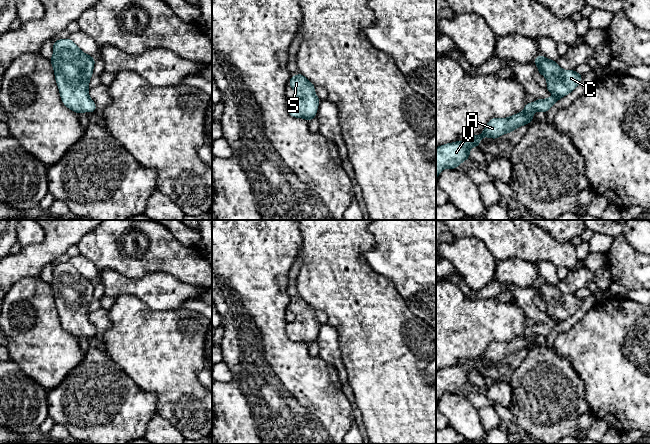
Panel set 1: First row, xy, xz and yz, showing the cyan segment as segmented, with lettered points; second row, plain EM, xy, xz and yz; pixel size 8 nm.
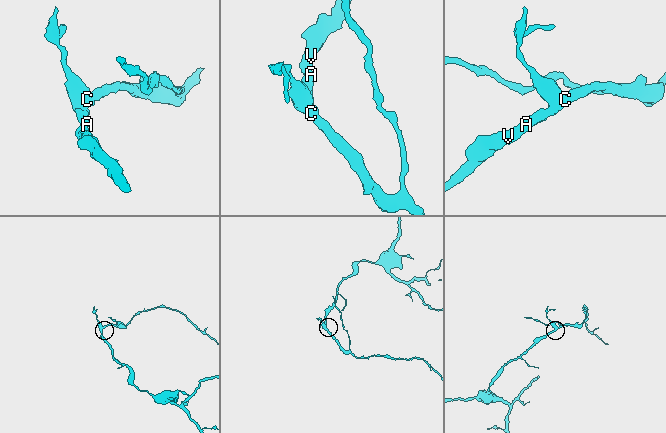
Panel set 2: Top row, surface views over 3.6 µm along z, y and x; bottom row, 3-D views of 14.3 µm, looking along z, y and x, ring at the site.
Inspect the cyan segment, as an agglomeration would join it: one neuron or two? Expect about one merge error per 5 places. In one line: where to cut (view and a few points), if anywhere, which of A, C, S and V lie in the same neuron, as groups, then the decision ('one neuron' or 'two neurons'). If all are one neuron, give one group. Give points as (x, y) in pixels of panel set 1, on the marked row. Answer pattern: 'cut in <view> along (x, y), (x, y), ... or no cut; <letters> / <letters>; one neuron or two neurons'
no cut; A C S V; one neuron

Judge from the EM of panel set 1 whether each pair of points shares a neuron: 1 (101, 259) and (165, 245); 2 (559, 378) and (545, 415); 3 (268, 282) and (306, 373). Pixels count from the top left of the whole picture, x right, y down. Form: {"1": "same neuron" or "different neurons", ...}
{"1": "same neuron", "2": "same neuron", "3": "same neuron"}

